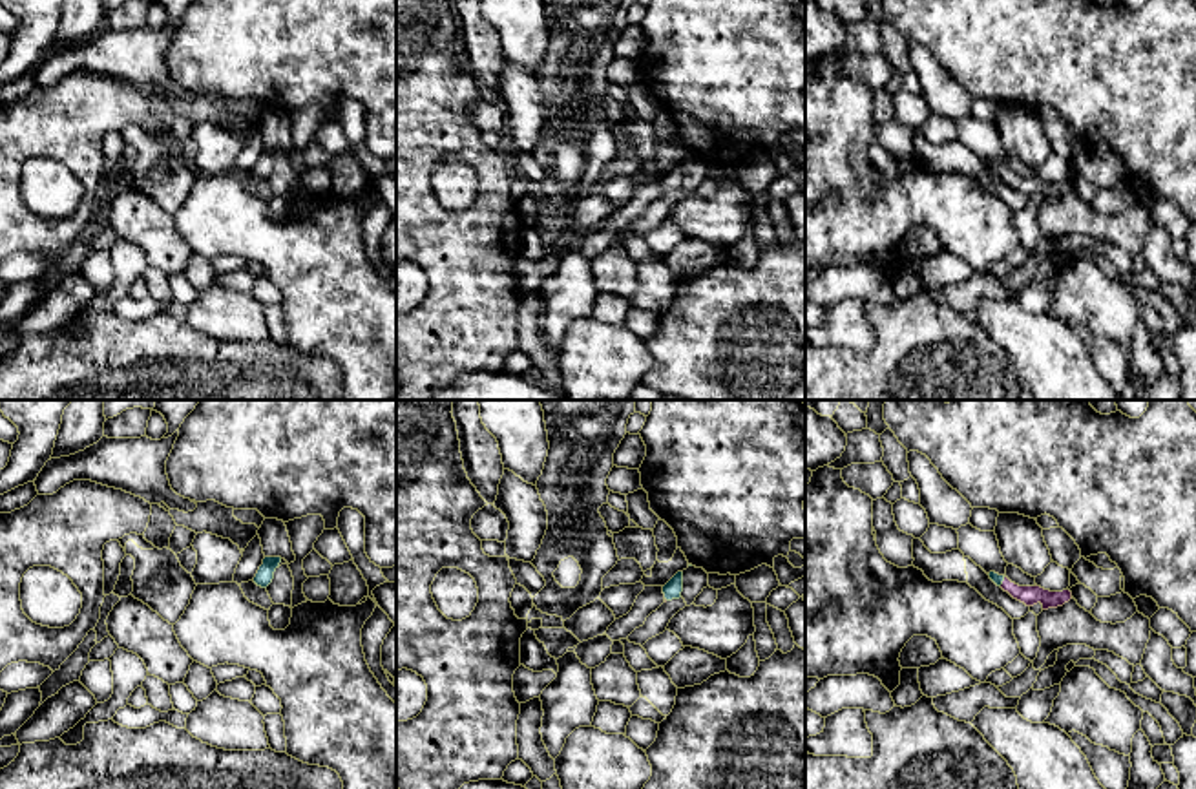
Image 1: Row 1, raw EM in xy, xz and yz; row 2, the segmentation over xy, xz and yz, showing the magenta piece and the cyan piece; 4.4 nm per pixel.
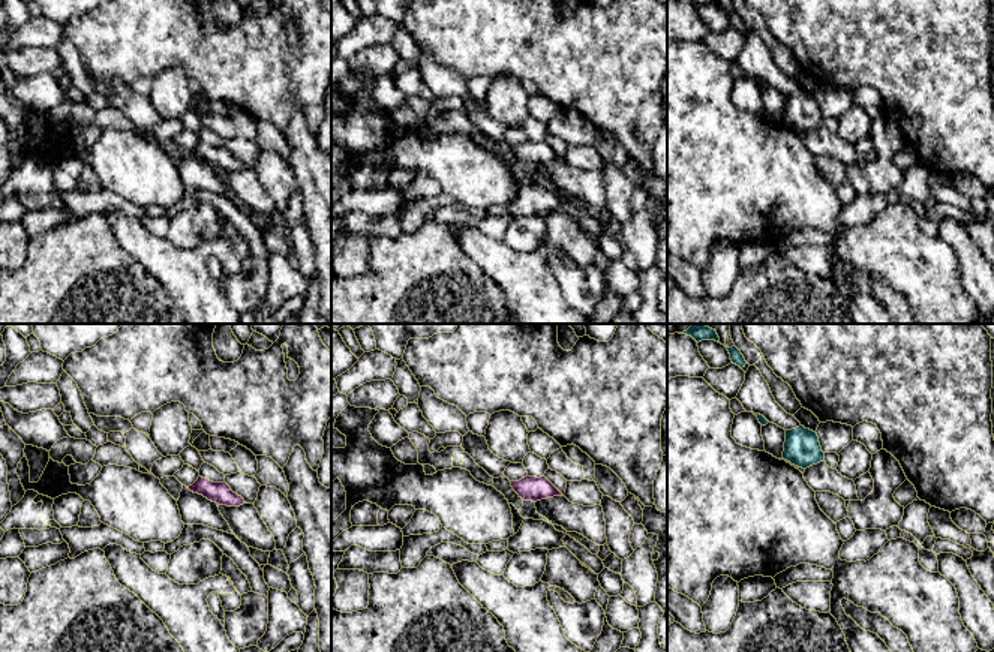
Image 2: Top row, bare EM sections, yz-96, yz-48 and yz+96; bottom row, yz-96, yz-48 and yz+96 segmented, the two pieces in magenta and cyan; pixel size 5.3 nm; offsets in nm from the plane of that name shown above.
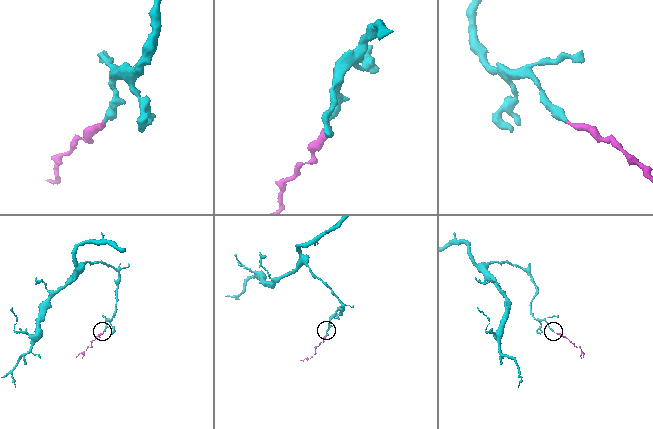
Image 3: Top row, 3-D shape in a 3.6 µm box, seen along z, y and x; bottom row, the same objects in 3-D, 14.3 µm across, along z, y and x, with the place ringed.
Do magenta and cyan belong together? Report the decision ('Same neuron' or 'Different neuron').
Same neuron

